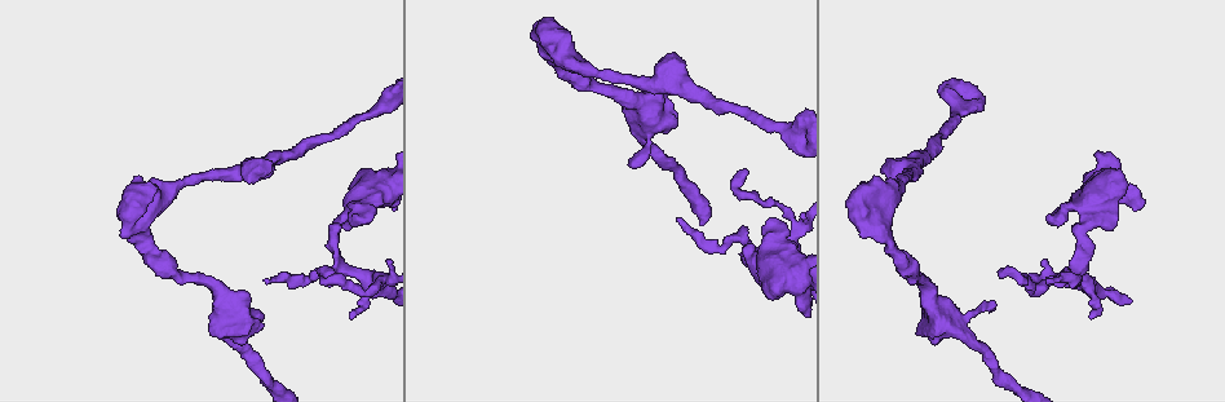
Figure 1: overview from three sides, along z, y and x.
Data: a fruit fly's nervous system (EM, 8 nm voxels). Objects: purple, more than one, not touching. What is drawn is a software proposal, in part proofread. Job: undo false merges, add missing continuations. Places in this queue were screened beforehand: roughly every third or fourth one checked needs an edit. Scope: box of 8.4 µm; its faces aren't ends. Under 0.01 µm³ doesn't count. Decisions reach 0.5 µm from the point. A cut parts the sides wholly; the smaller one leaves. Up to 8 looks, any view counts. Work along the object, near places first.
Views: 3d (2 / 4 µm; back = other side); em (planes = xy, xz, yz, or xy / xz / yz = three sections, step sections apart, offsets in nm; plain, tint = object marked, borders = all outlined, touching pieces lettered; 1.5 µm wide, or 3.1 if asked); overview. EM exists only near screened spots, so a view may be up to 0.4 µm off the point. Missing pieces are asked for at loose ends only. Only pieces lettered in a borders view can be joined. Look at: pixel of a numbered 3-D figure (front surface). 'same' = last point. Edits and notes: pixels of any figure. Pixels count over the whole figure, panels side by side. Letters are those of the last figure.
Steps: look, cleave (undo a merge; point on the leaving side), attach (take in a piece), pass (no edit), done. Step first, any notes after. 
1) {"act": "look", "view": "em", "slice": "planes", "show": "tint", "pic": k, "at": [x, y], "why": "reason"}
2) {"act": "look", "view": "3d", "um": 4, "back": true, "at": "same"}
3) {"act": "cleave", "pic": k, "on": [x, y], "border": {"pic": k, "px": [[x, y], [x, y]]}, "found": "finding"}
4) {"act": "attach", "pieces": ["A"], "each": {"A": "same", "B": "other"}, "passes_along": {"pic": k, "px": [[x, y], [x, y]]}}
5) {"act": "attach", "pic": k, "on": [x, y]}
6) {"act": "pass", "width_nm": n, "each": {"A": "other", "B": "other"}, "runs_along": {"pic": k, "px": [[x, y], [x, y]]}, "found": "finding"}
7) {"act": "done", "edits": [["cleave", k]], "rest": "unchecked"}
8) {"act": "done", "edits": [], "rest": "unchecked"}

{"act": "look", "view": "3d", "um": 4, "pic": 1, "at": [746, 174], "why": "thin end"}

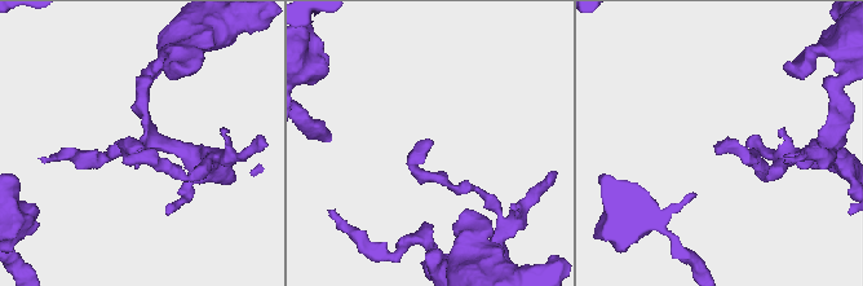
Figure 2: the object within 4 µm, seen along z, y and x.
{"act": "look", "view": "em", "slice": "yz", "step": 8, "show": "tint", "pic": 2, "at": [143, 146]}

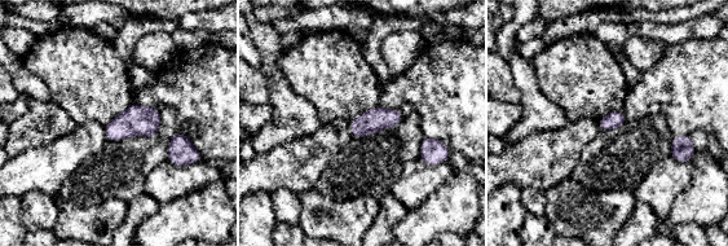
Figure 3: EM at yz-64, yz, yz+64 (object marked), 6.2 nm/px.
{"act": "look", "view": "em", "slice": "yz", "step": 8, "show": "borders", "at": "same"}

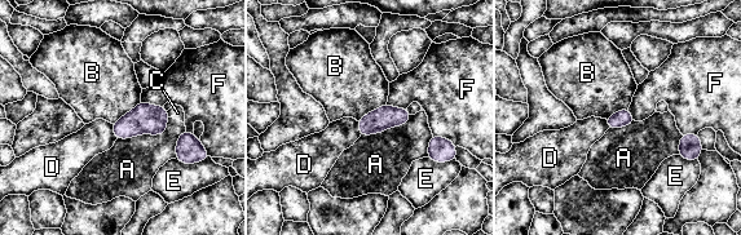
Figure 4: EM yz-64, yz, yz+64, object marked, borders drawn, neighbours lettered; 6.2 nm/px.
{"act": "pass", "each": {"A": "other", "B": "other", "C": "other", "D": "other", "E": "other", "F": "other"}, "border": {"pic": 4, "px": [[140, 100], [113, 124]]}, "found": "none of them fits"}

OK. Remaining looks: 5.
{"act": "look", "view": "em", "slice": "planes", "show": "borders", "pic": 1, "at": [629, 165], "why": "free end"}

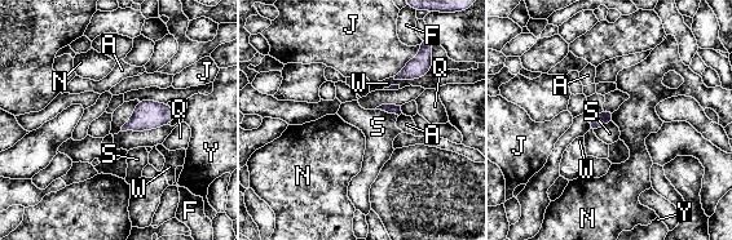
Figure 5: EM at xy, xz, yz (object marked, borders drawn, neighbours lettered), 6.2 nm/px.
{"act": "pass", "longest_contact_nm": ["W", 260], "each": {"A": "other", "F": "other", "J": "other", "N": "other", "Q": "other", "S": "other", "W": "other", "Y": "other"}, "border": {"pic": 5, "px": [[614, 111], [612, 121]]}, "found": "none of them fits"}

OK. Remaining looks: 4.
{"act": "look", "view": "3d", "um": 4, "pic": 1, "at": [863, 185], "why": "stops while still wide"}

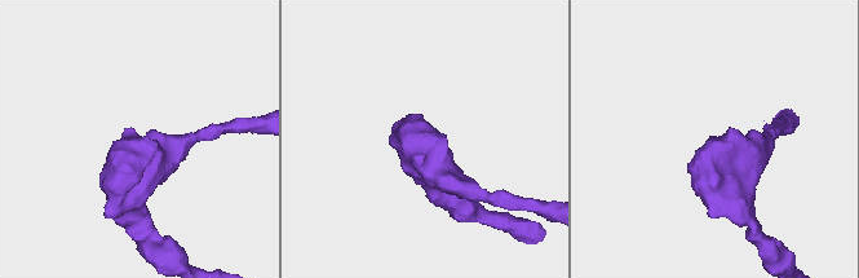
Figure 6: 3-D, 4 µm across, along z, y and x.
{"act": "look", "view": "em", "slice": "yz", "step": 8, "show": "borders", "pic": 6, "at": [148, 138], "why": "need the tissue"}

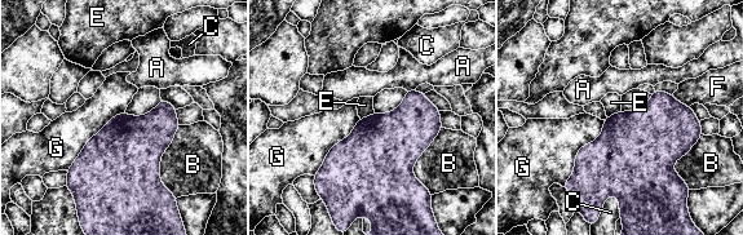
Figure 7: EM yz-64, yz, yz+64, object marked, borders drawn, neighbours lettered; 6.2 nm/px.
{"act": "look", "view": "em", "slice": "planes", "show": "borders", "at": "same", "why": "another direction"}

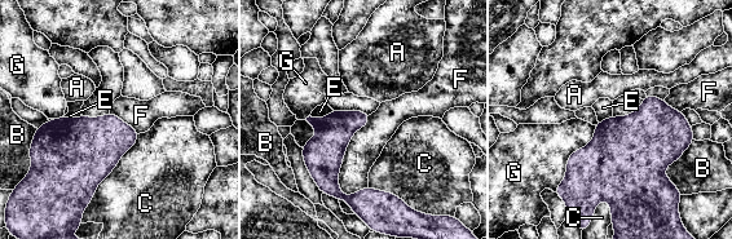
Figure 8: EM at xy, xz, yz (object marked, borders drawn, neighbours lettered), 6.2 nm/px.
{"act": "pass", "width_nm": 200, "each": {"A": "other", "B": "other", "C": "other", "E": "other", "F": "other", "G": "other"}, "border": {"pic": 8, "px": [[370, 115], [344, 154], [345, 197]]}, "found": "no lettered piece goes on from it"}

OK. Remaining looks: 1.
{"act": "done", "edits": [], "rest": "unchecked"}

